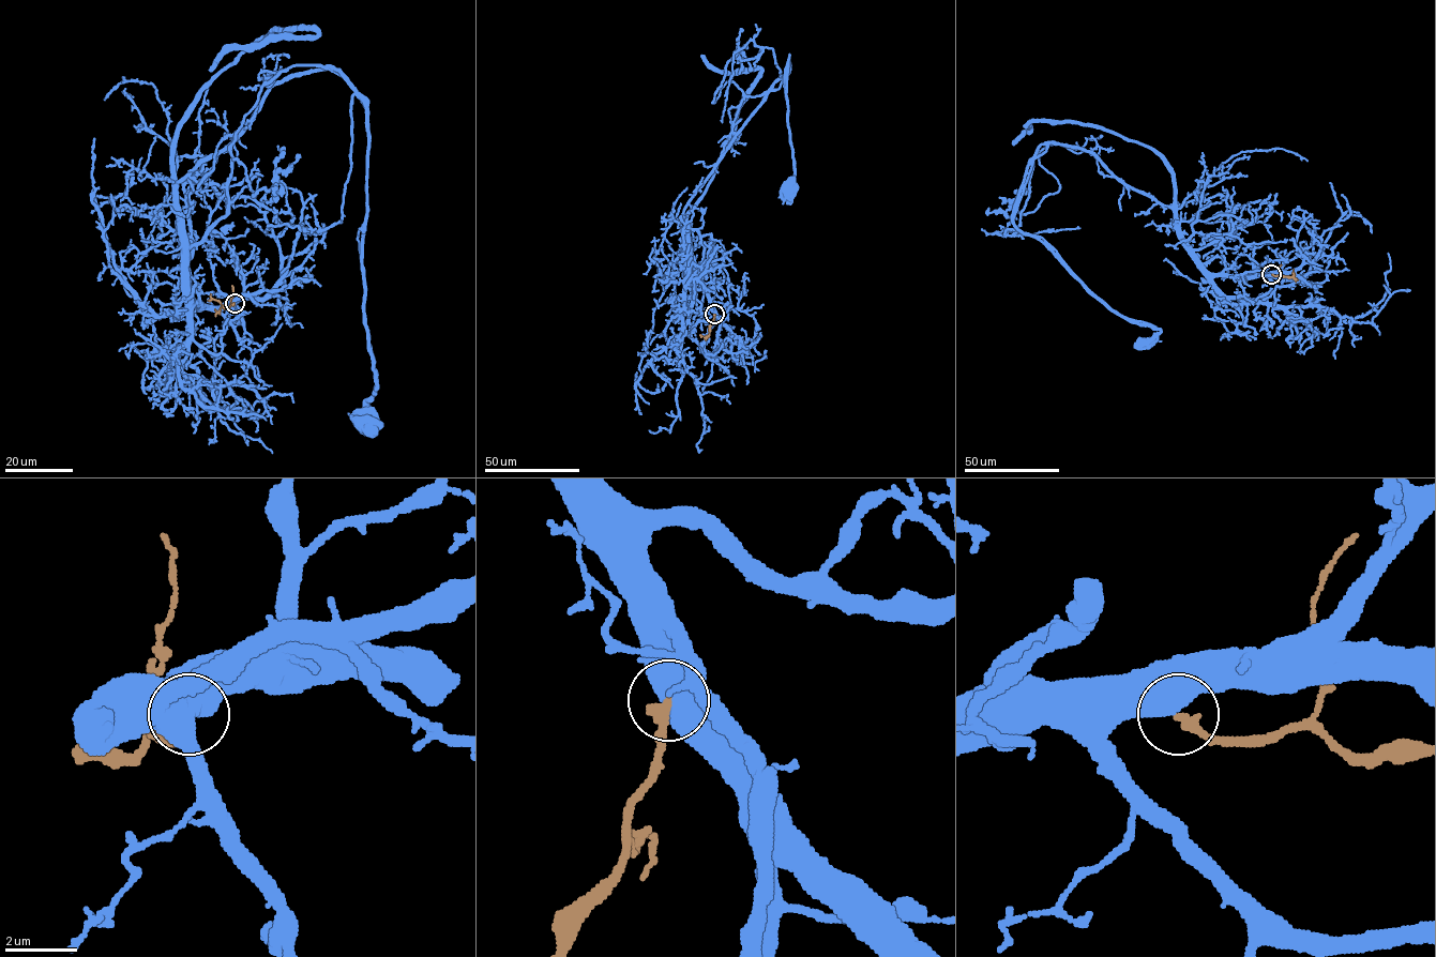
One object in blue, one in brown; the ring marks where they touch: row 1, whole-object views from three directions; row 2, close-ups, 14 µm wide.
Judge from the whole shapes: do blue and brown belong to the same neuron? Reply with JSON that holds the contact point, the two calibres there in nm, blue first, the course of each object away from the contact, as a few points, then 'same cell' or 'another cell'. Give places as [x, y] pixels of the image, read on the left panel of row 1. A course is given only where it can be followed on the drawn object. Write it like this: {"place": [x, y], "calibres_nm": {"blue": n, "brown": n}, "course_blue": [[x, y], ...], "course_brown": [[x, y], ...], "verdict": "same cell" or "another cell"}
{"place": [235, 303], "calibres_nm": {"blue": 800, "brown": 320}, "course_blue": [[235, 302], [192, 300], [177, 184], [274, 85], [330, 66], [366, 108], [376, 386], [364, 426]], "course_brown": [[235, 302], [224, 306], [215, 300], [208, 301]], "verdict": "same cell"}

